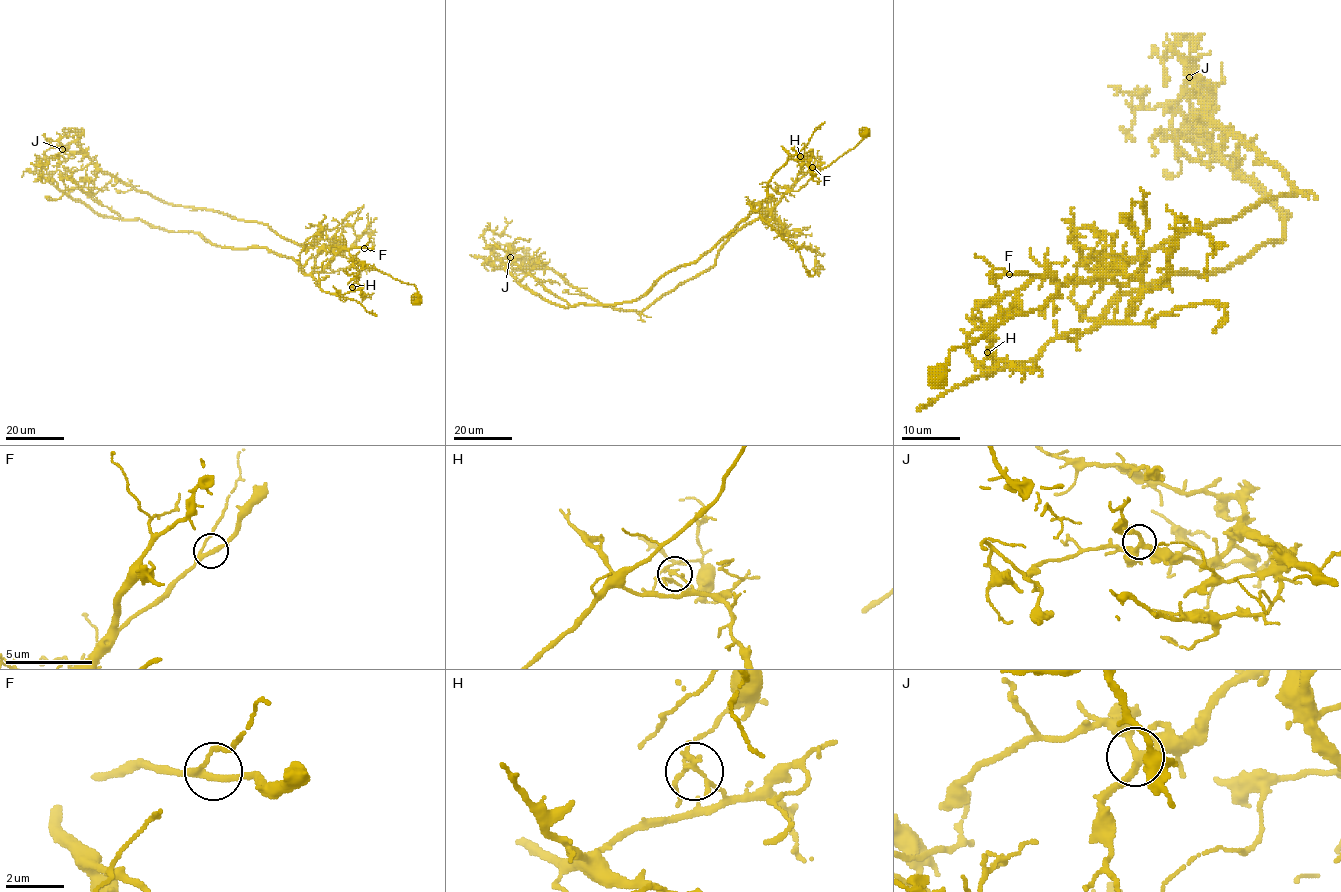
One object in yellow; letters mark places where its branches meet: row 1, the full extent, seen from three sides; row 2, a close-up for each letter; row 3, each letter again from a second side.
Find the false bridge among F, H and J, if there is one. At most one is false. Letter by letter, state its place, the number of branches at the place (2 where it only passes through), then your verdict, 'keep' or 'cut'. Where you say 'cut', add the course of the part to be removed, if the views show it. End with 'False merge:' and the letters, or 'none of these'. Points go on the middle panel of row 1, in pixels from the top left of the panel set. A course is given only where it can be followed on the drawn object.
F: (812, 167) | 3 | keep
H: (800, 156) | 2 | cut | (800, 157), (710, 249), (637, 298), (610, 304), (561, 306), (523, 286), (483, 236), (500, 234), (504, 217)
J: (510, 257) | 3 | keep
False merge: H

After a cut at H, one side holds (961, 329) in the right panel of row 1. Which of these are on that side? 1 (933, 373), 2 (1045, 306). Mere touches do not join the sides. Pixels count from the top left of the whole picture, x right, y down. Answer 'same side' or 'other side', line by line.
1: same side
2: same side

